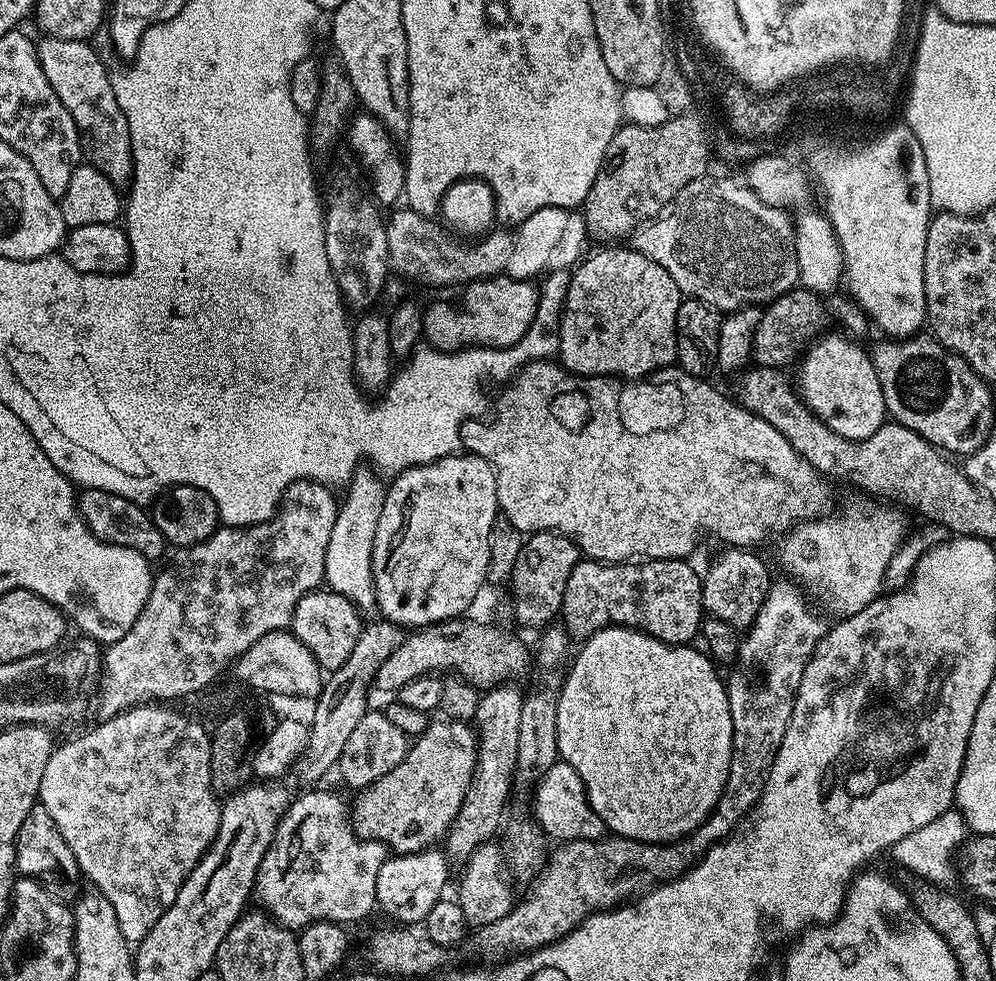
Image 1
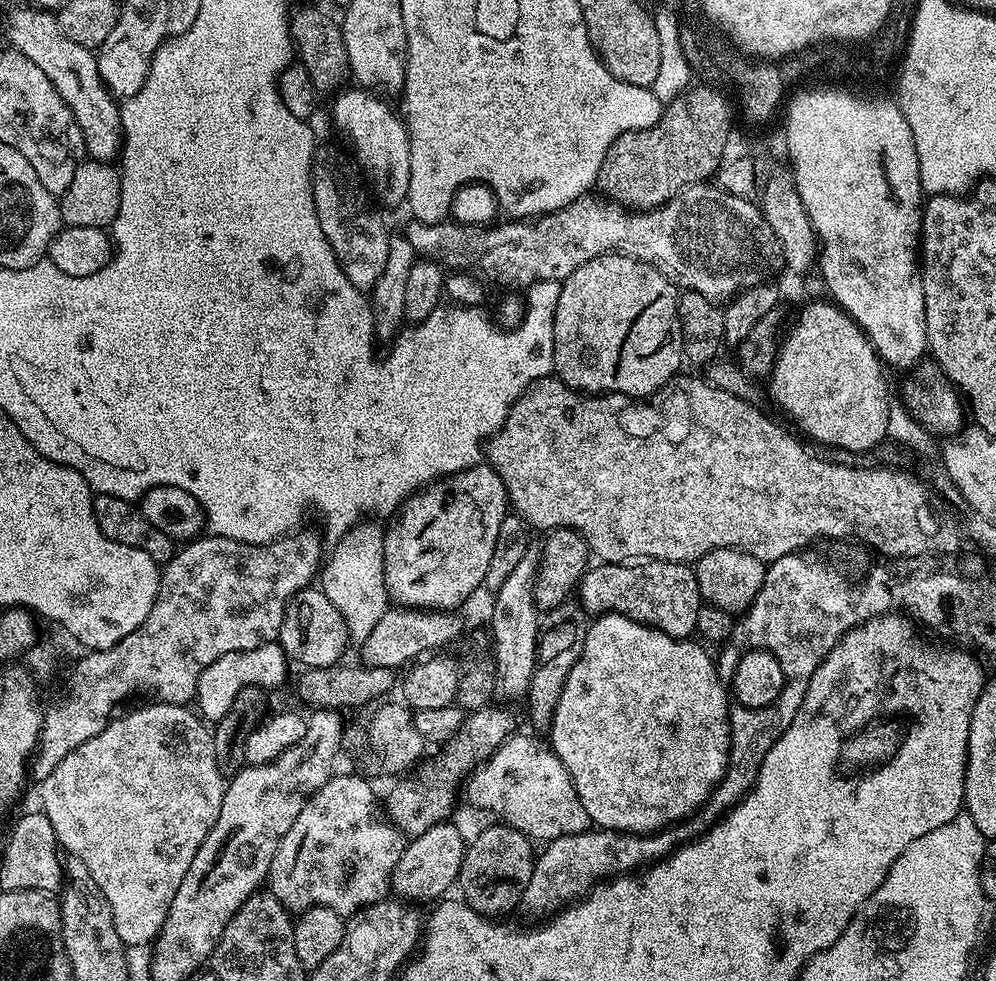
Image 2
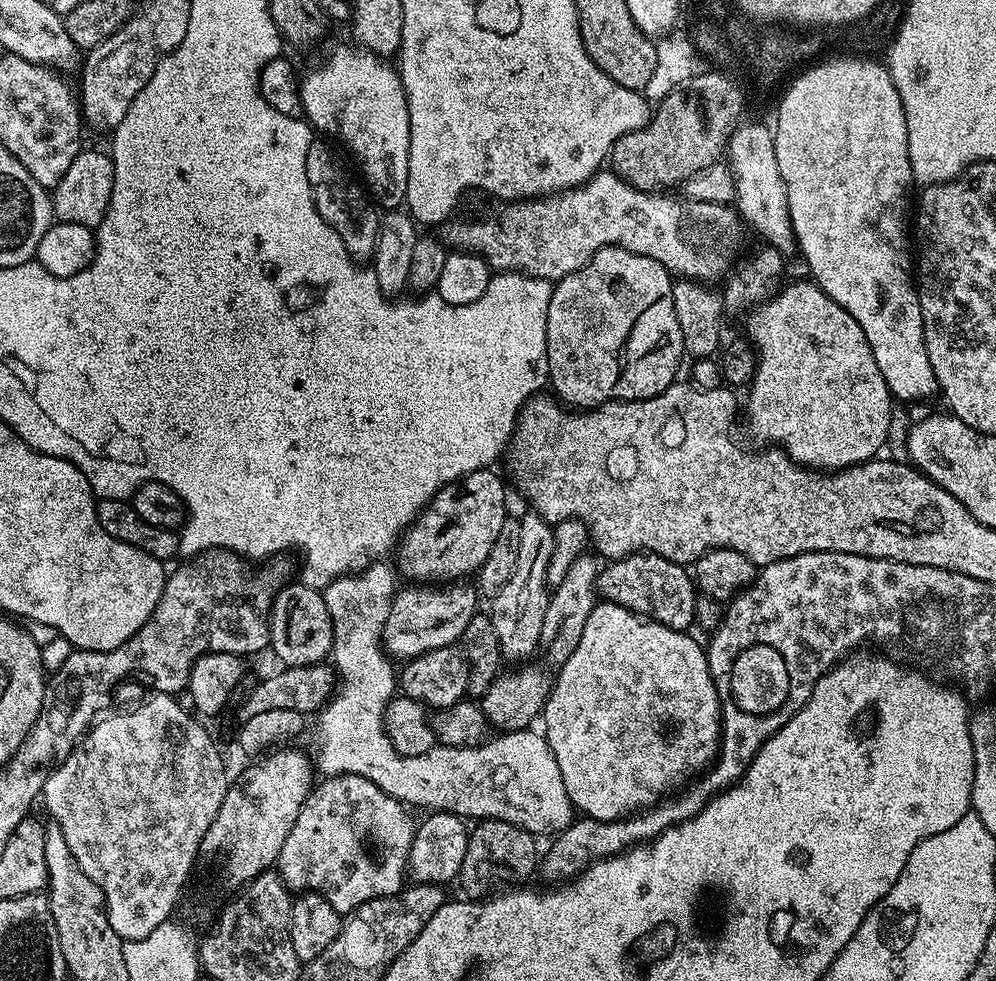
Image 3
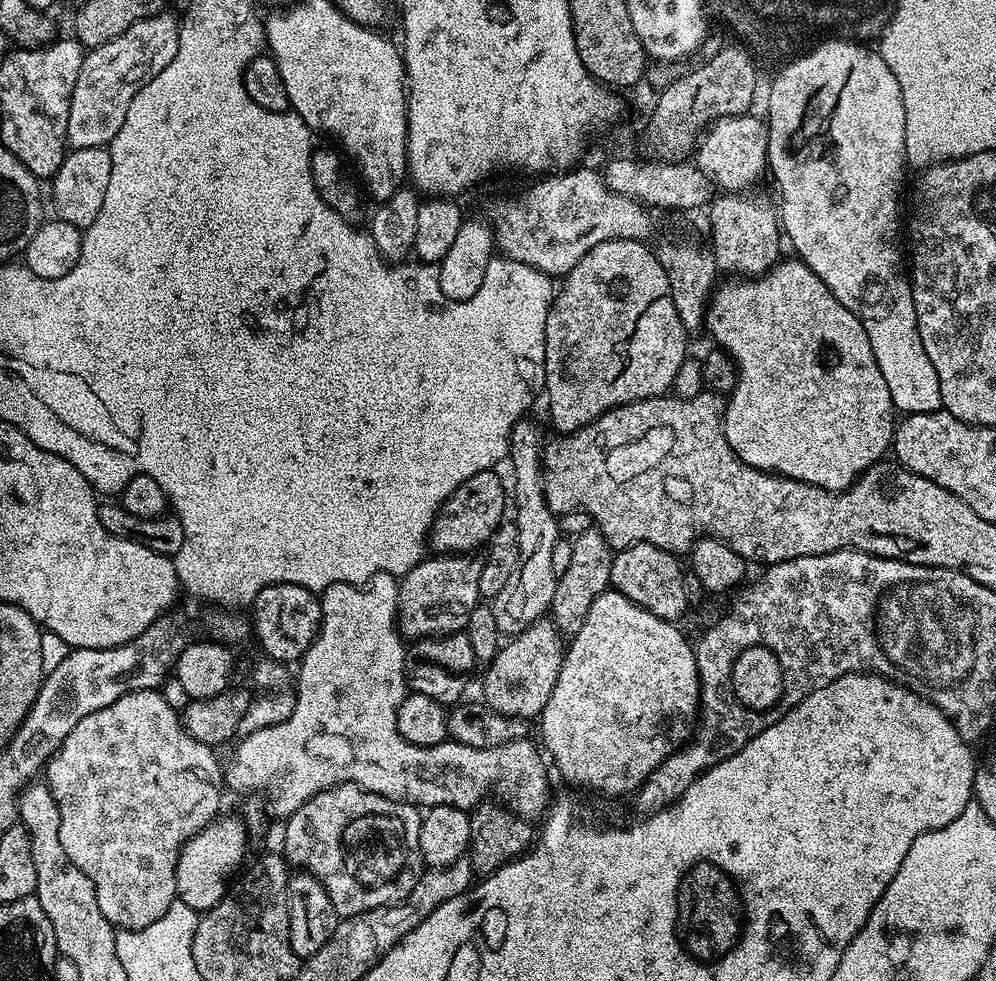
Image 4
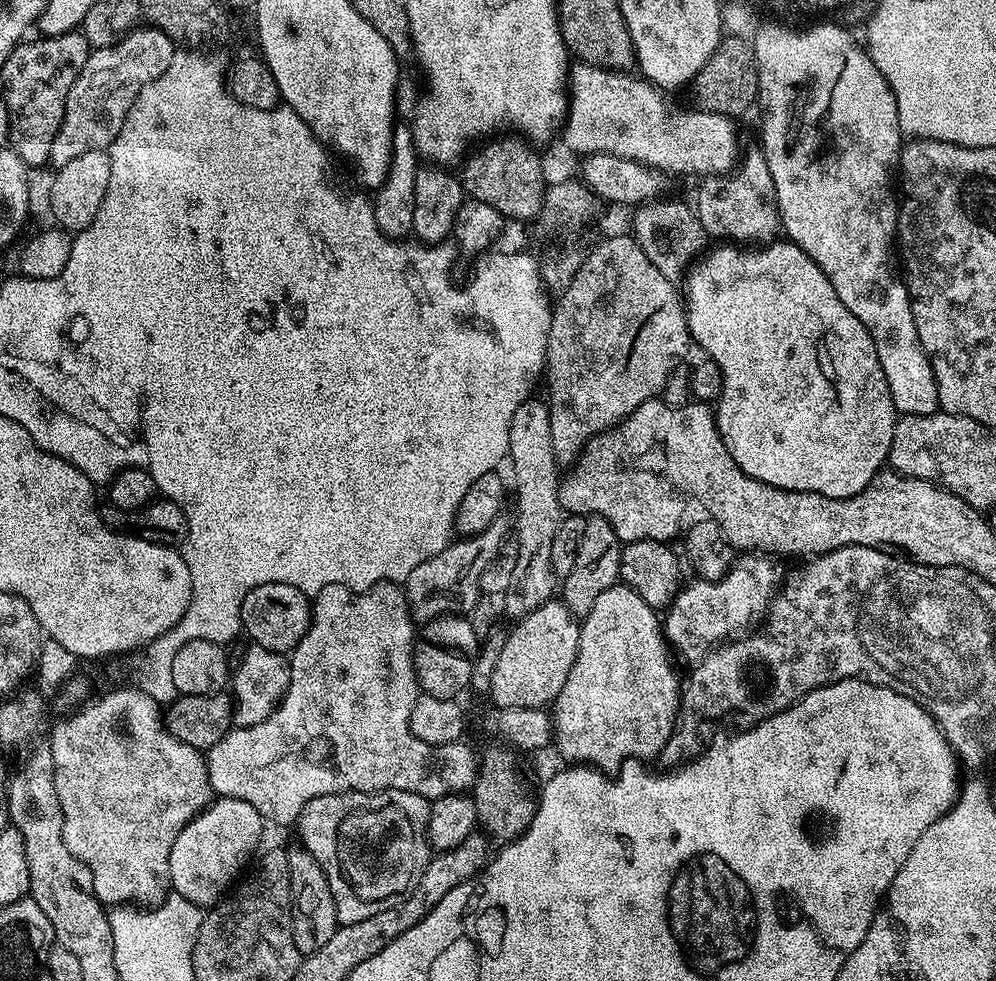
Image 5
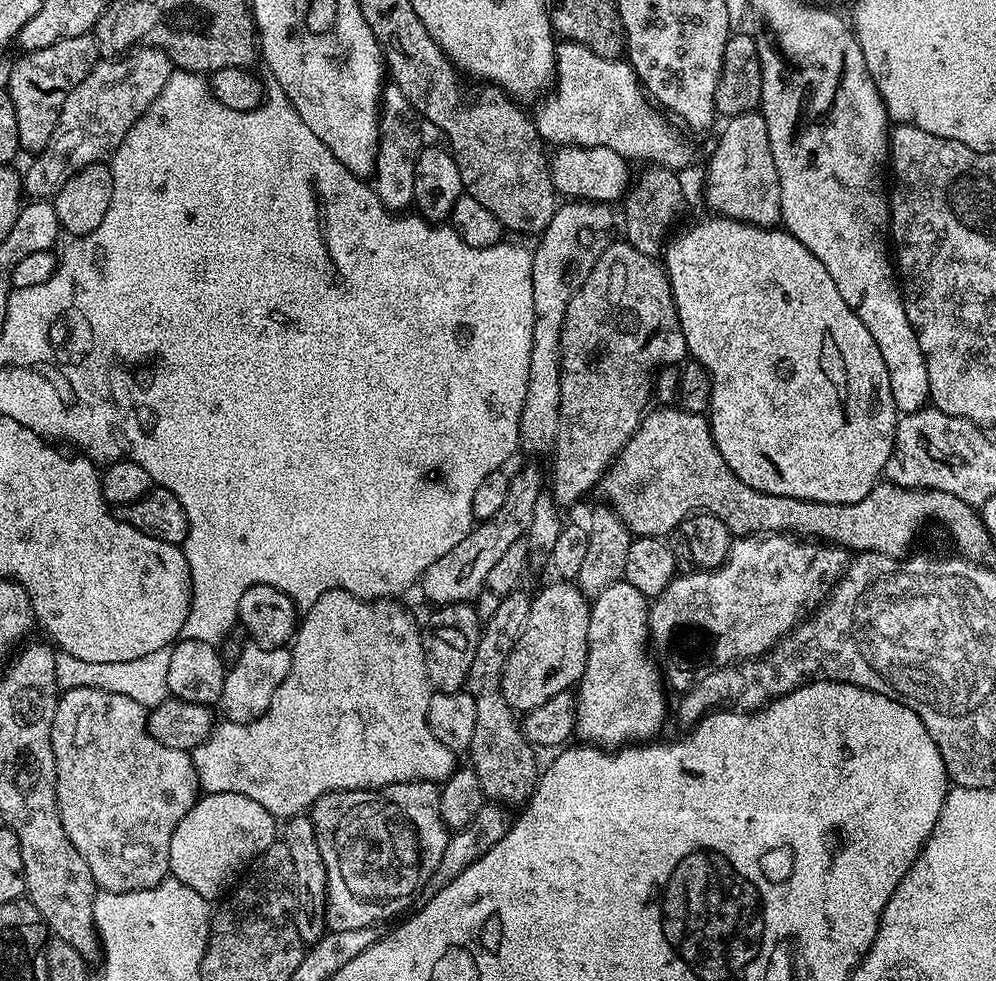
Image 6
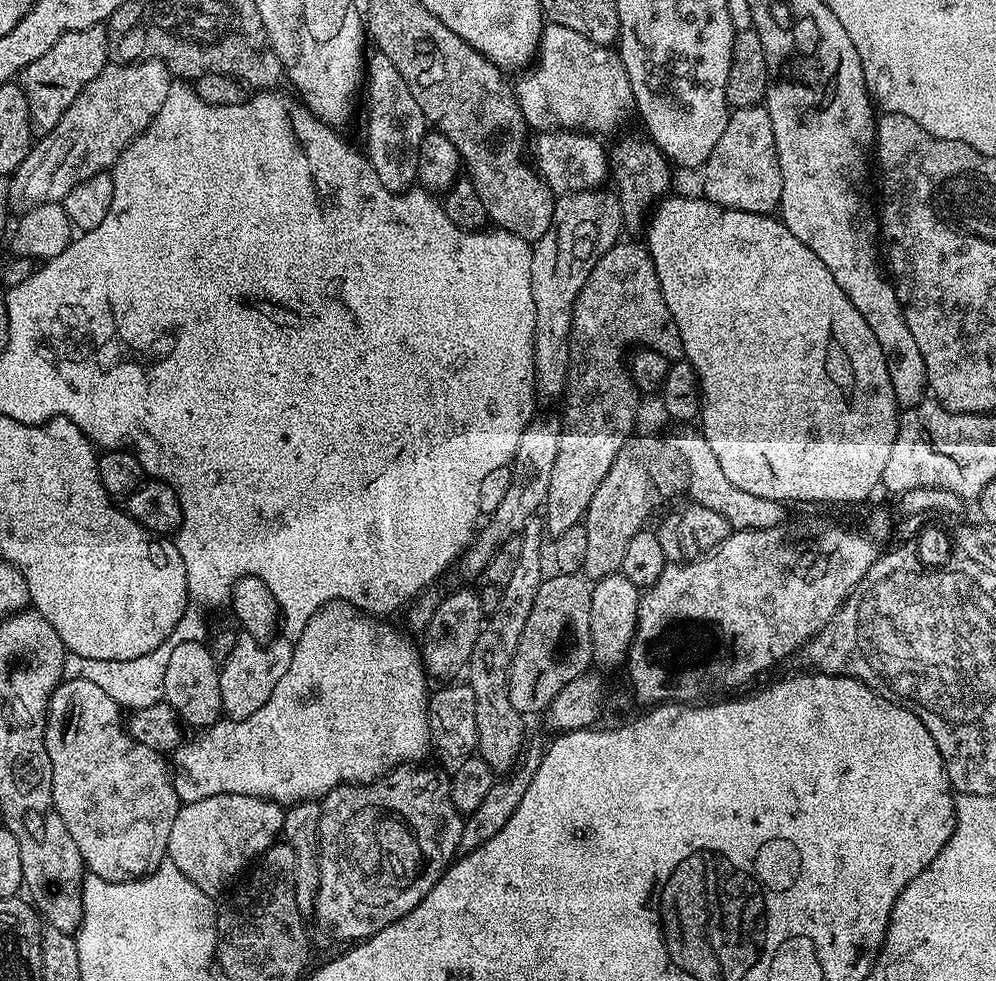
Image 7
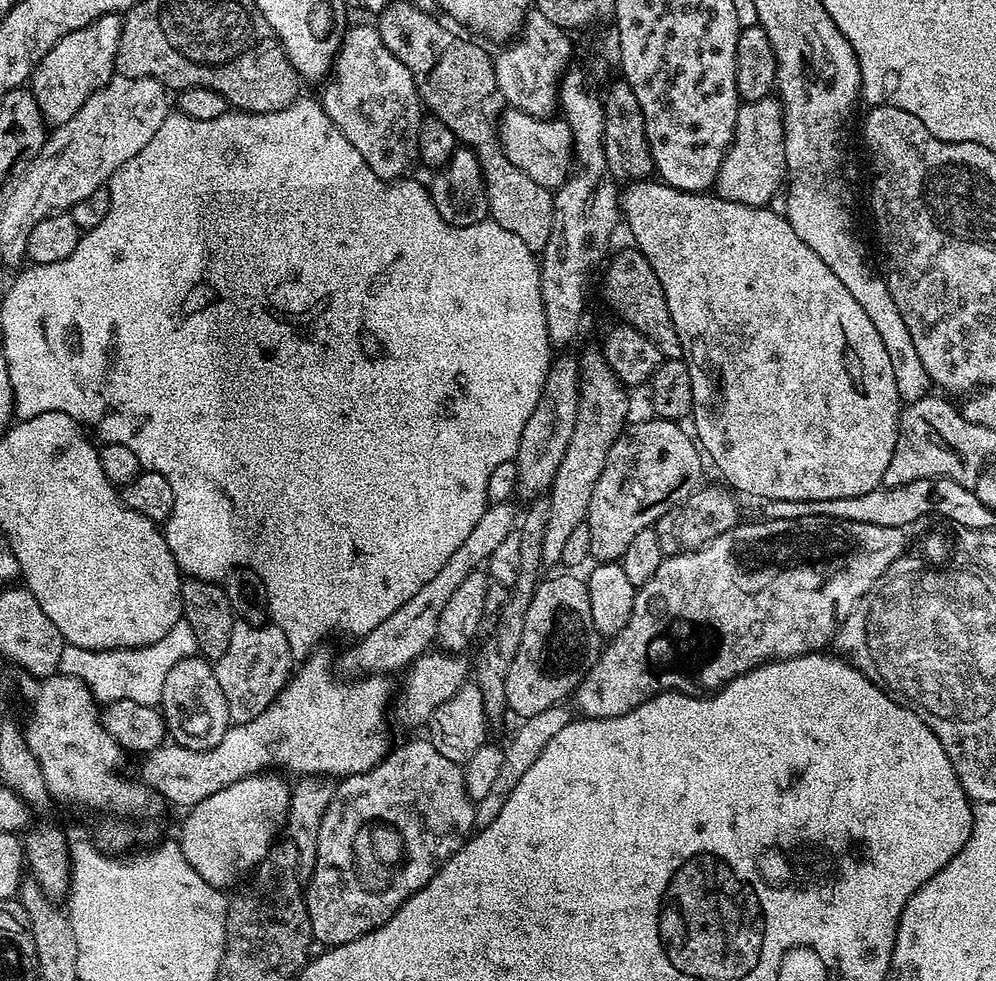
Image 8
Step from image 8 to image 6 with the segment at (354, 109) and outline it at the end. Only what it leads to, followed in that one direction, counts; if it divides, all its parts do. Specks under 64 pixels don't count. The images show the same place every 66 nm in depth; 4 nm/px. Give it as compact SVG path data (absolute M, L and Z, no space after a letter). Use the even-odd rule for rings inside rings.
M385 83L380 93L380 137L376 151L374 187L378 198L389 210L404 210L414 198L414 162L422 147L420 128L416 125L418 113L396 83Z

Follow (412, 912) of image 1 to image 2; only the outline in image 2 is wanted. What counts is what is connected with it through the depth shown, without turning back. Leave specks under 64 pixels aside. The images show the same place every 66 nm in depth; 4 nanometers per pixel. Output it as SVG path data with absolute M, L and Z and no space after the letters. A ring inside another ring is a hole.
M452 822L435 824L430 830L411 837L405 843L402 858L398 858L398 866L392 871L391 891L405 902L439 901L447 893L444 891L457 883L465 847L466 836Z

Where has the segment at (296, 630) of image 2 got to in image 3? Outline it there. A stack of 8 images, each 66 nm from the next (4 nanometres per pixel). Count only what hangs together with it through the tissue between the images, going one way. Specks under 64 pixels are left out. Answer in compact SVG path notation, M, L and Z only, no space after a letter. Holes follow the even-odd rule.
M302 582L295 583L289 583L281 588L272 603L269 616L271 626L269 647L271 652L276 654L281 665L301 668L306 665L323 663L331 655L333 622L329 618L329 611L326 610L323 593Z

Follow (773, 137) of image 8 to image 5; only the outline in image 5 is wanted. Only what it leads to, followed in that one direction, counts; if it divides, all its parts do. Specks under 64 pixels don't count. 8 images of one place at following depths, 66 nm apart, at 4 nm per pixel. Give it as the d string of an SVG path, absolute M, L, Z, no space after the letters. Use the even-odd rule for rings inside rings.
M759 147L750 149L745 156L743 153L731 172L703 177L699 184L694 211L709 237L724 236L720 238L728 242L772 242L777 239L782 228L778 198L774 178L770 178L770 166Z

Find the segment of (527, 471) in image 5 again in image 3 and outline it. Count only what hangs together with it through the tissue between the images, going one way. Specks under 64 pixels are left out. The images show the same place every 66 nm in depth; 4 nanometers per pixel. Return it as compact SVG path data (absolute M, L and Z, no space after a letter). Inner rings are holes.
M534 511L525 512L525 516L519 517L522 542L518 545L518 566L514 566L510 582L506 582L500 593L490 600L494 630L500 635L500 649L504 660L508 662L524 662L538 652L542 618L546 618L546 606L550 595L547 567L550 566L550 558L554 552L553 525Z

